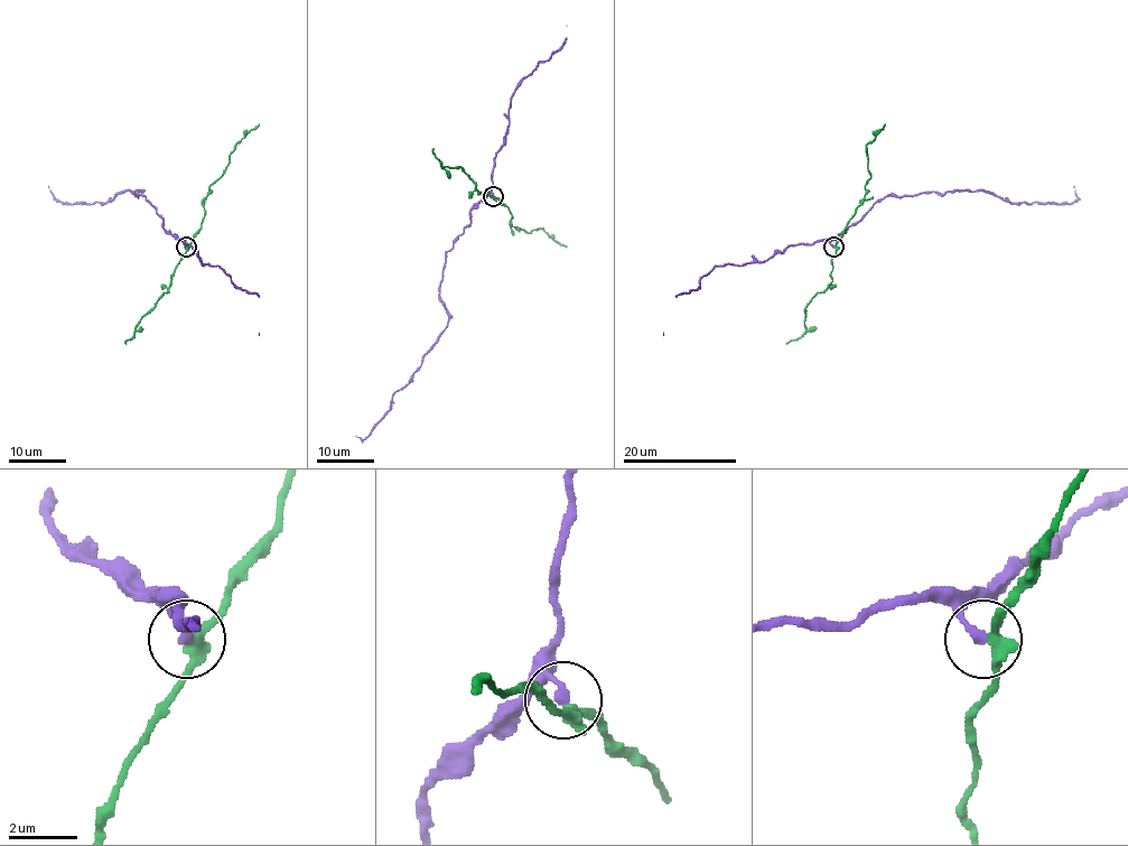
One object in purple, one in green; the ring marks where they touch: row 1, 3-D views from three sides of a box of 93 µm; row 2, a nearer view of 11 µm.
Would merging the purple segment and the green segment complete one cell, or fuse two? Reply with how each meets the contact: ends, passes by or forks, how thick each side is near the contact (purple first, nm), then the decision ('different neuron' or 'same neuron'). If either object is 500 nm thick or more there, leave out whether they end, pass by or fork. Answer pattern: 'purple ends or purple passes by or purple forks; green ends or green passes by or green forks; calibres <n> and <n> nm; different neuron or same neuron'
purple ends; green passes by; calibres 280 and 320 nm; different neuron

